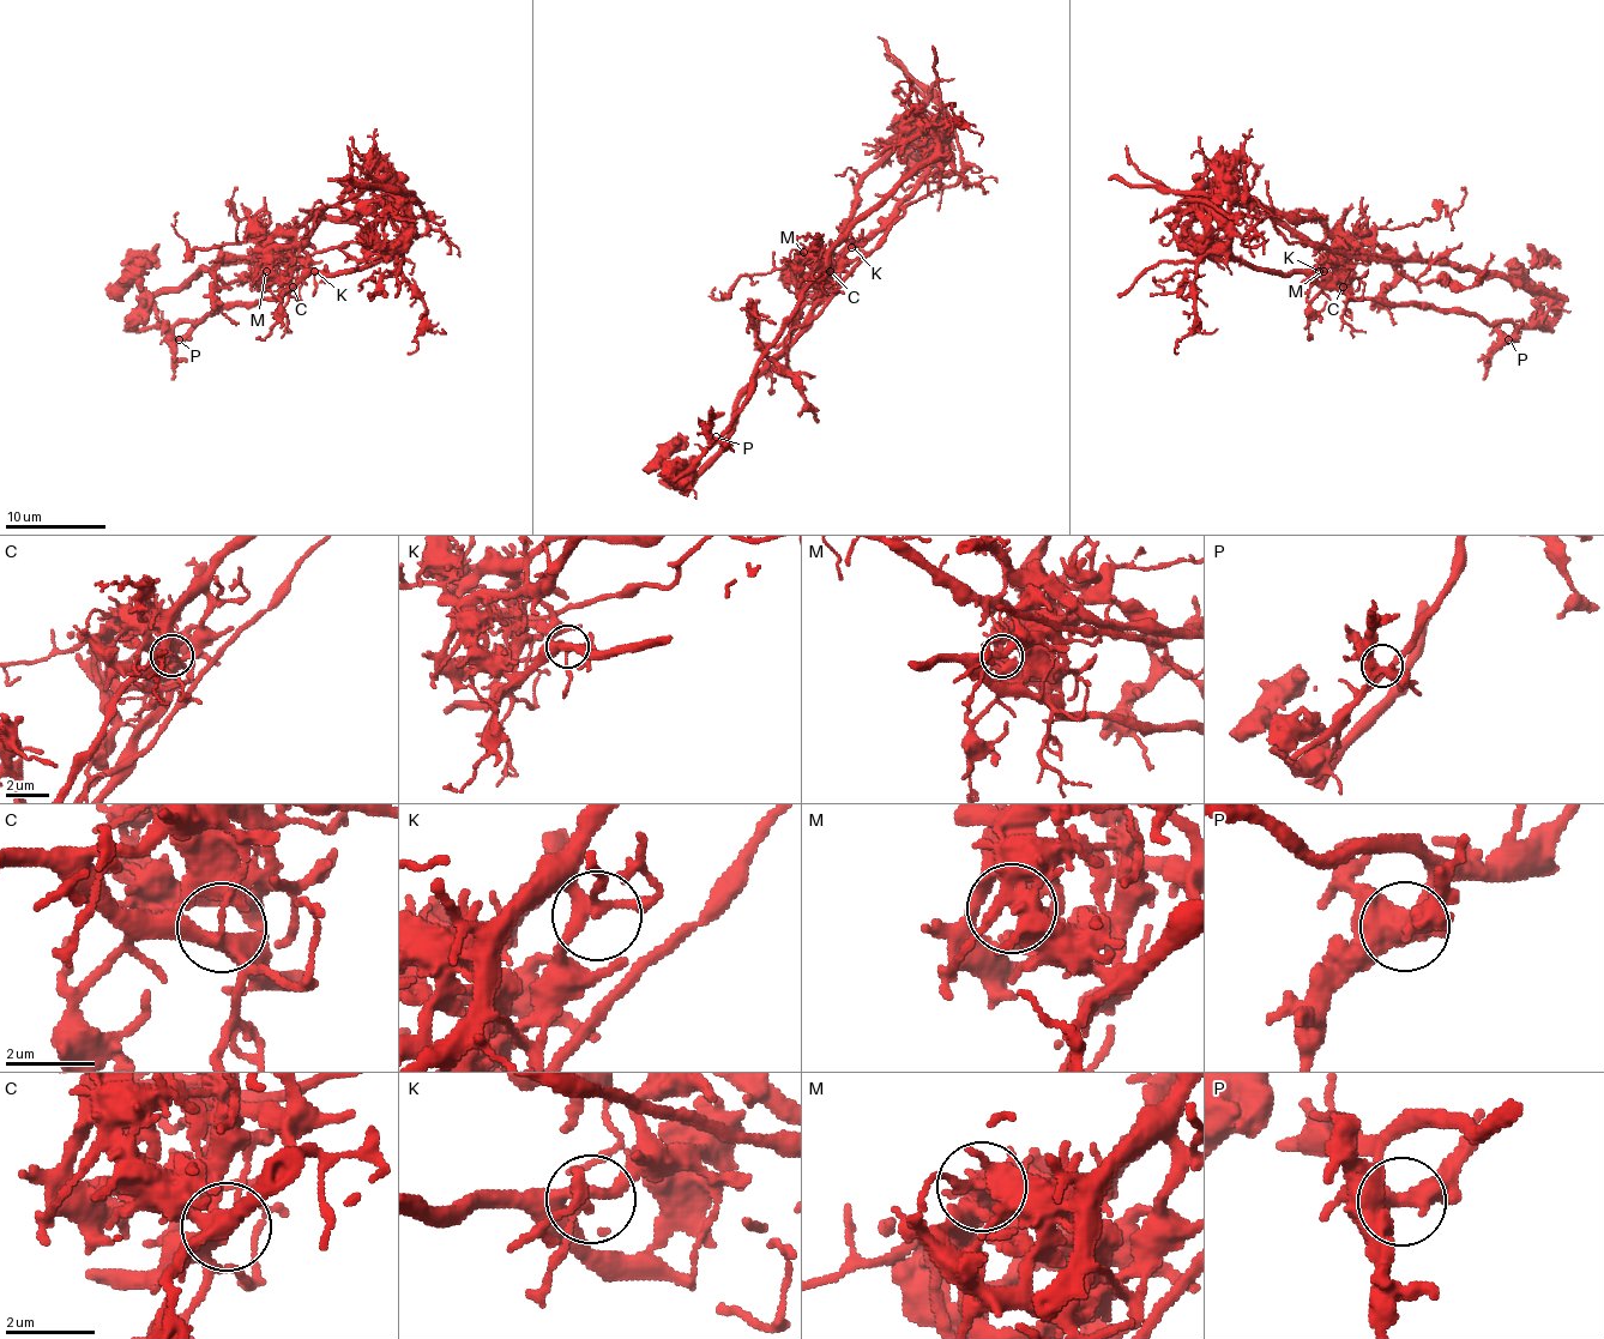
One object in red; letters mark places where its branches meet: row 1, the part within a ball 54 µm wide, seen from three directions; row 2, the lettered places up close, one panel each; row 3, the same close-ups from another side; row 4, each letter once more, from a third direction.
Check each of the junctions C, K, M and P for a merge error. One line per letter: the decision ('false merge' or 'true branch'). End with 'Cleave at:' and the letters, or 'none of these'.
C: false merge
K: true branch
M: false merge
P: true branch
Cleave at: C, M

